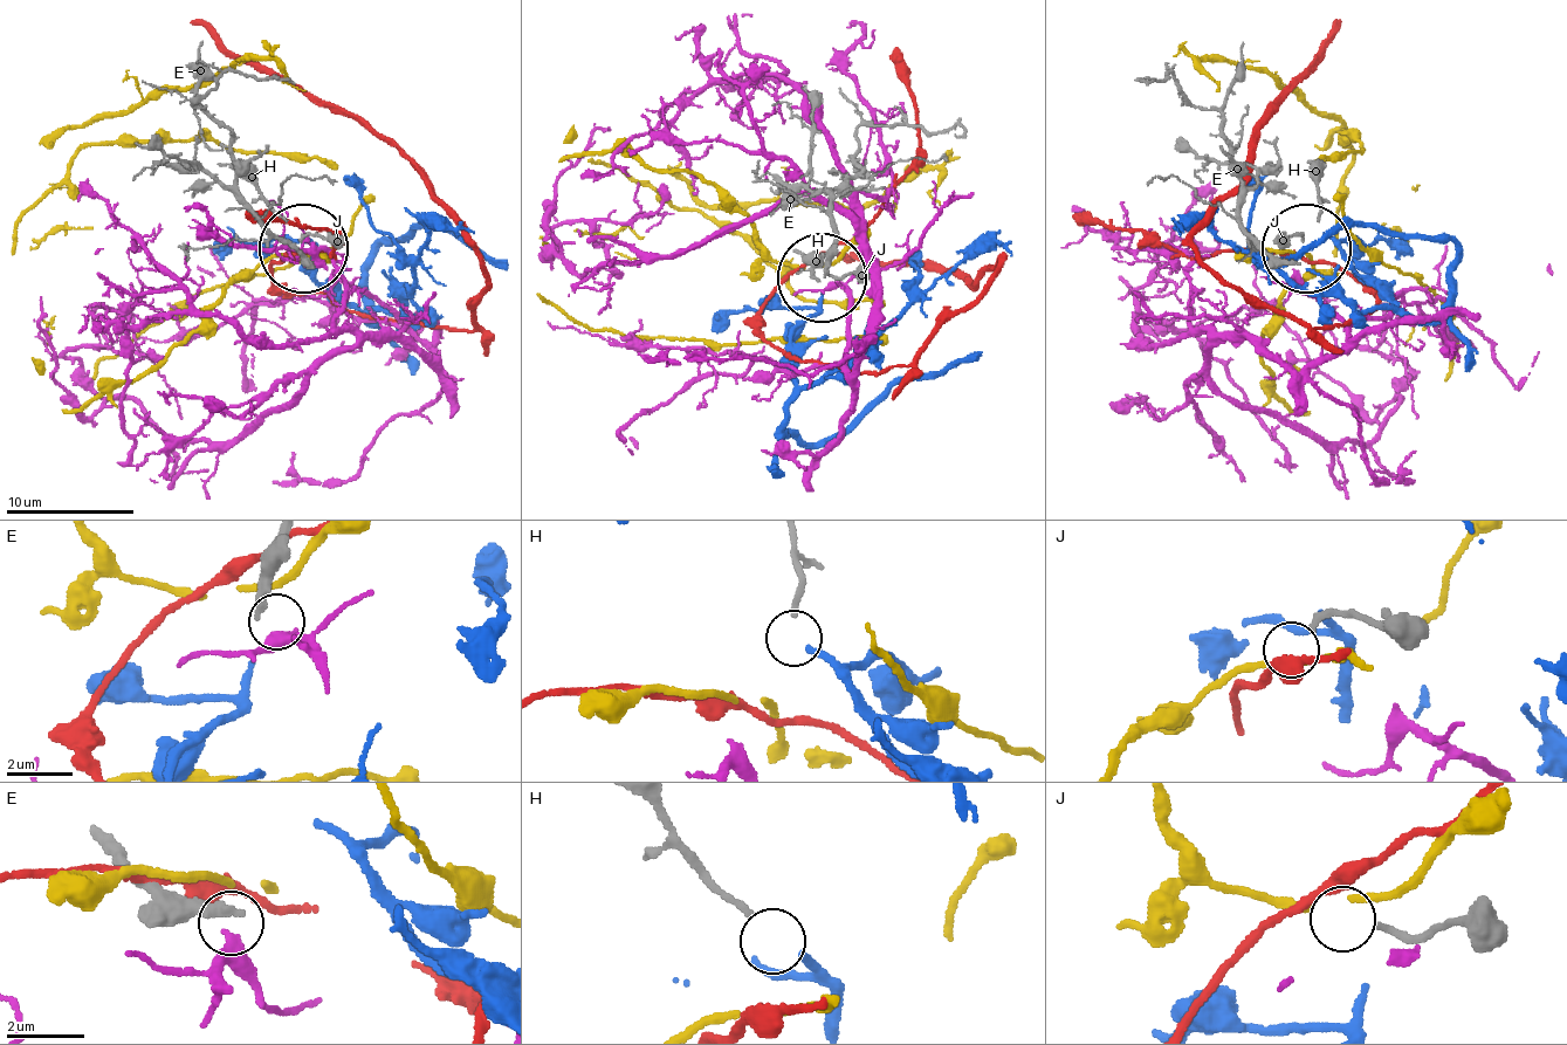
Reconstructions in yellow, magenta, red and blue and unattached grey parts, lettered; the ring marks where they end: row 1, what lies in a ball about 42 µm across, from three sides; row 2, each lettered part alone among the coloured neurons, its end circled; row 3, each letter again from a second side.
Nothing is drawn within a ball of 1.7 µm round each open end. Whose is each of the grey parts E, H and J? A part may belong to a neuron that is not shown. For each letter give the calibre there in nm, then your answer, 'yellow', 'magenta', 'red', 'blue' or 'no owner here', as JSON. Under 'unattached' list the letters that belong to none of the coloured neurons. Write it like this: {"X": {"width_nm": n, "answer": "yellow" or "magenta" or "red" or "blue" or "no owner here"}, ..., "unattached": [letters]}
{"E": {"width_nm": 320, "answer": "magenta"}, "H": {"width_nm": 160, "answer": "blue"}, "J": {"width_nm": 180, "answer": "yellow"}, "unattached": []}

